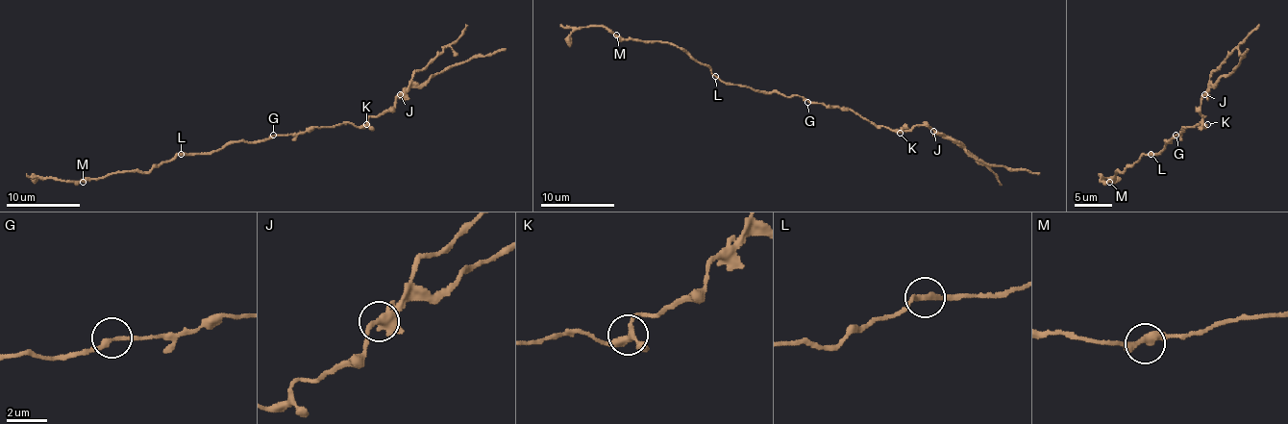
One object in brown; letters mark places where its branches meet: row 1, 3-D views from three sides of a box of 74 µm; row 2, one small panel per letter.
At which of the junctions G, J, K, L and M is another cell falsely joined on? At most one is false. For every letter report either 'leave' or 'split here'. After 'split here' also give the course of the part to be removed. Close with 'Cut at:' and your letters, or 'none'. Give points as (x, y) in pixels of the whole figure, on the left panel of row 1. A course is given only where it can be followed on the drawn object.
G: leave
J: split here; course (399, 94), (455, 64), (474, 57), (492, 55), (505, 48)
K: leave
L: leave
M: leave
Cut at: J

